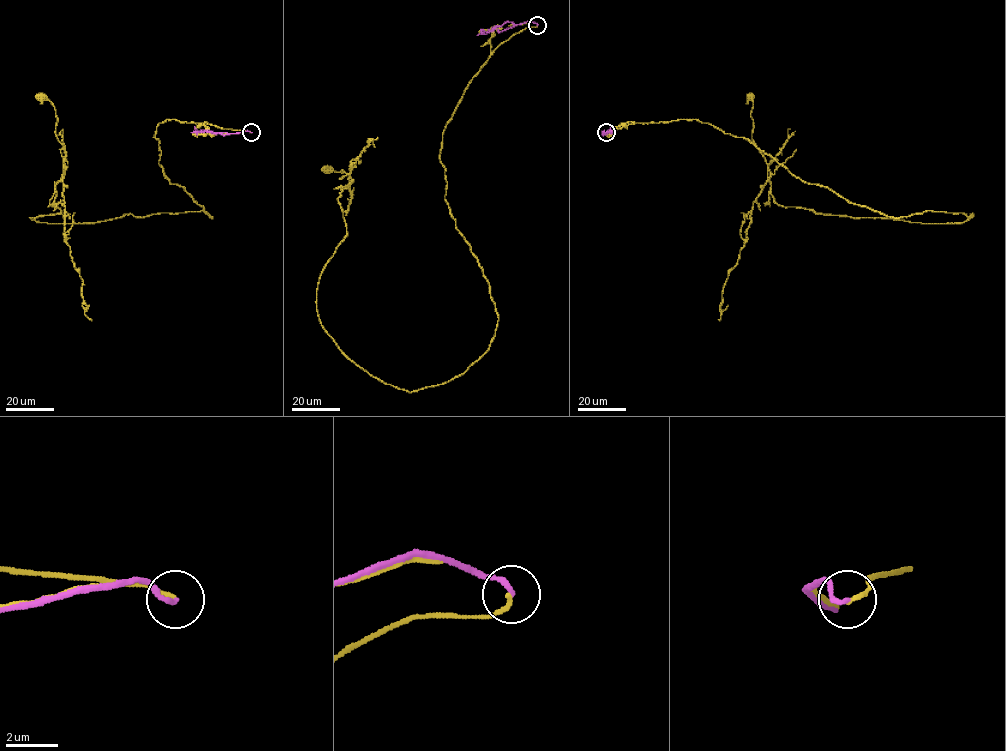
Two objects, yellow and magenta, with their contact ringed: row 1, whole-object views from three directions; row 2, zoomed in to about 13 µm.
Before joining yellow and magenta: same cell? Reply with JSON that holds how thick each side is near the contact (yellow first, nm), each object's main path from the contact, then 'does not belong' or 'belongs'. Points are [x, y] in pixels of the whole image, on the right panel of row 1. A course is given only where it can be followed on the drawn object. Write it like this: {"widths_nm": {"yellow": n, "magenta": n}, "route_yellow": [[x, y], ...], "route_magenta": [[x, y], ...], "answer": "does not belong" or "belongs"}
{"widths_nm": {"yellow": 170, "magenta": 200}, "route_yellow": [[606, 132], [697, 119], [885, 215], [973, 215], [924, 223], [775, 203], [752, 139], [750, 96]], "route_magenta": [[606, 132], [602, 132], [606, 134], [603, 135], [615, 131], [610, 126]], "answer": "does not belong"}

